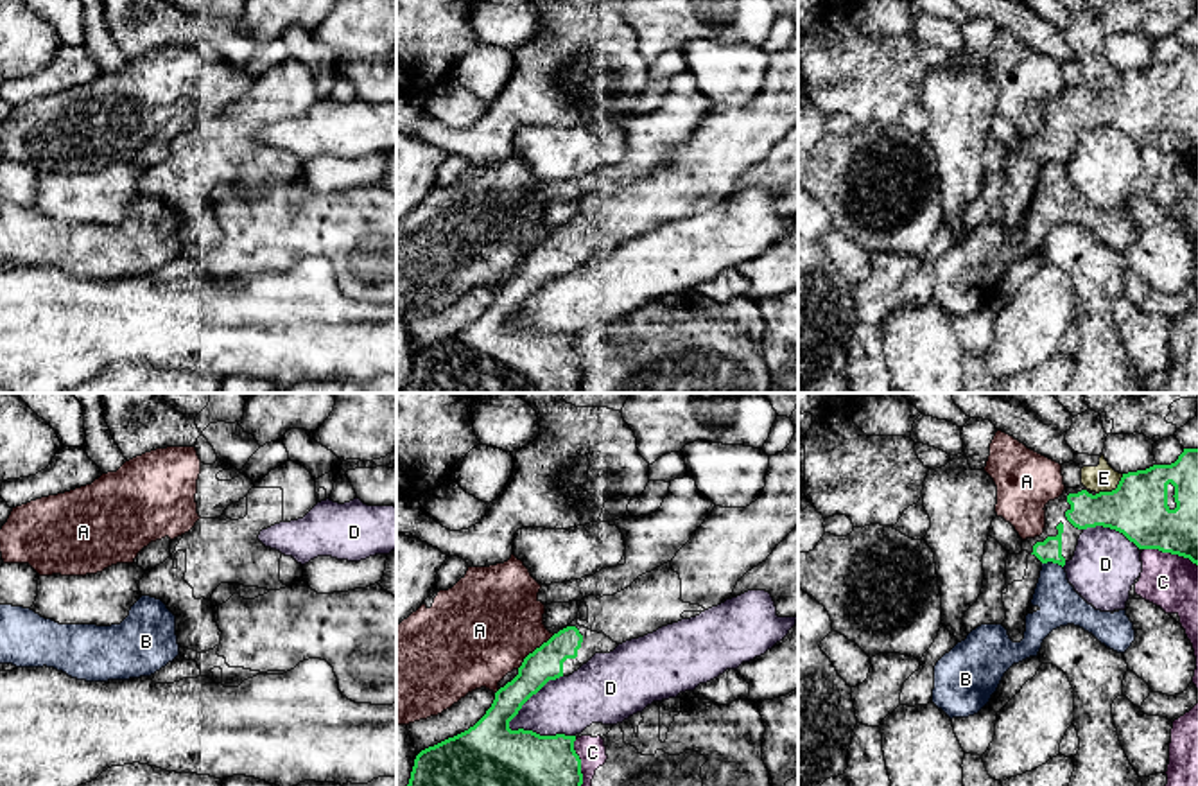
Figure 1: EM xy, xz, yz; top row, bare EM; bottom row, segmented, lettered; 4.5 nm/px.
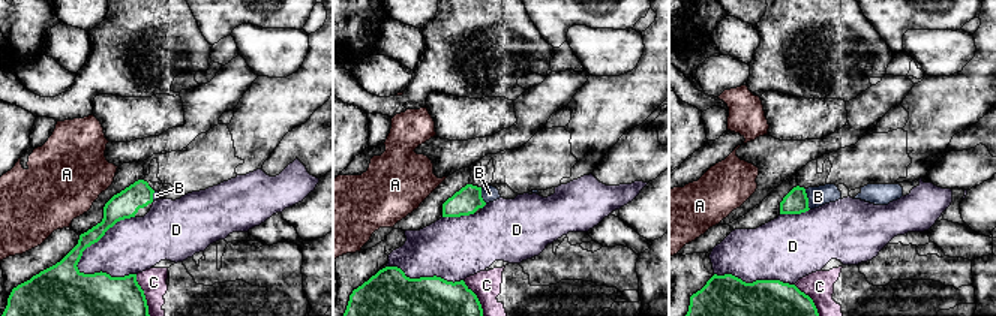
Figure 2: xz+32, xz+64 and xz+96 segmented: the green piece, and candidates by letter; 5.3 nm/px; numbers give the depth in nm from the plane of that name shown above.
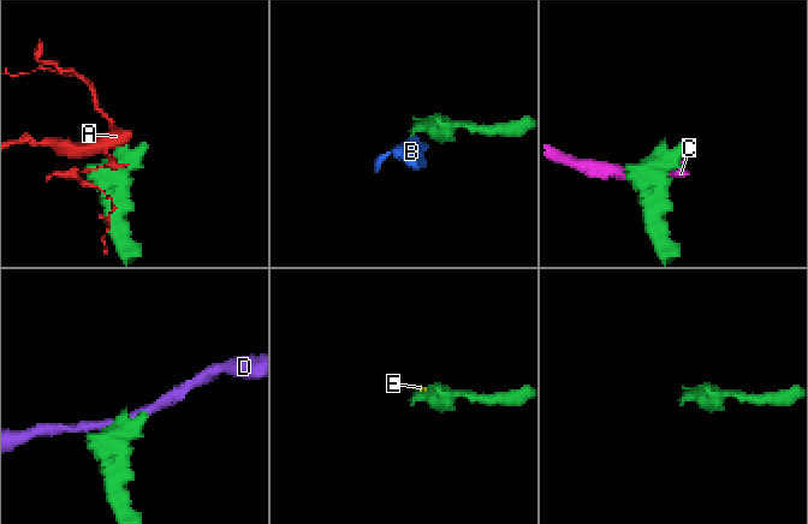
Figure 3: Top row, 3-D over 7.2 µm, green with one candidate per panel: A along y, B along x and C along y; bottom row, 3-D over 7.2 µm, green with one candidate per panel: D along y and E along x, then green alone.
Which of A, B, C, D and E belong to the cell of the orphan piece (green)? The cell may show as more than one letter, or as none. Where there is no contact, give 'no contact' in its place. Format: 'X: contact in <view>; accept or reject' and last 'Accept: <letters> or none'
A: contact in xz; reject
B: contact in yz; reject
C: contact in yz; reject
D: contact in xz; reject
E: contact in yz; reject
Accept: none

